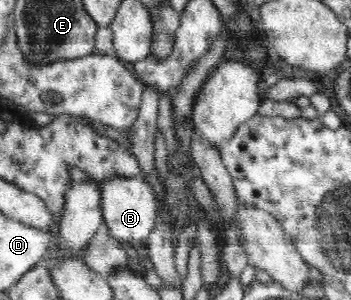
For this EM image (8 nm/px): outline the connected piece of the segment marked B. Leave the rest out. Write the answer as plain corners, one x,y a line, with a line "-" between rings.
109,175
102,181
100,206
103,219
103,231
109,233
119,243
129,242
135,246
144,244
153,233
157,221
157,194
155,189
141,176

